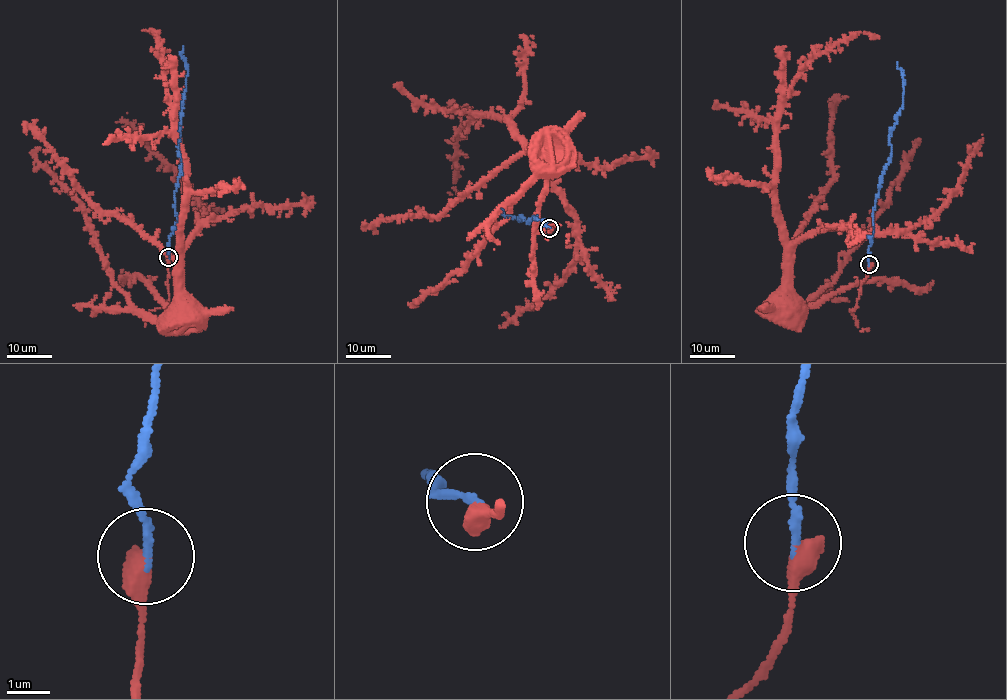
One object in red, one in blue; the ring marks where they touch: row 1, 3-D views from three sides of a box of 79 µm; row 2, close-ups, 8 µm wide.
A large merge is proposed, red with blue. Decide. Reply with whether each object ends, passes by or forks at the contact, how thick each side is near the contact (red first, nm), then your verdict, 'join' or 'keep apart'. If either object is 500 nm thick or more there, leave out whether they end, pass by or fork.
500 nm thick on the red side, 180 nm on the other; join

